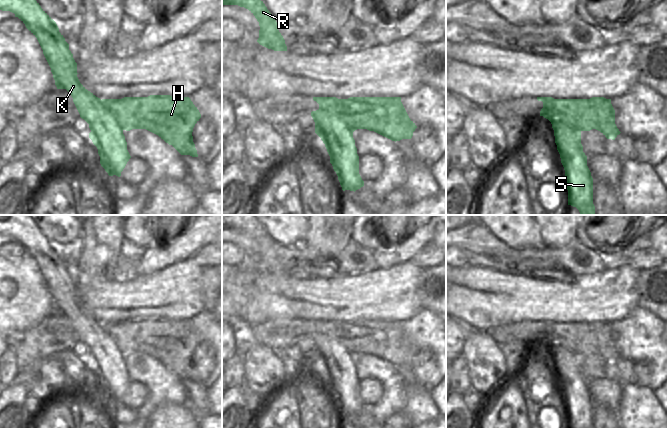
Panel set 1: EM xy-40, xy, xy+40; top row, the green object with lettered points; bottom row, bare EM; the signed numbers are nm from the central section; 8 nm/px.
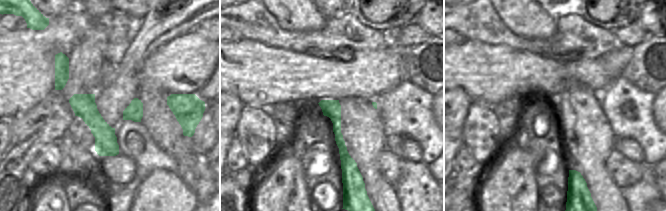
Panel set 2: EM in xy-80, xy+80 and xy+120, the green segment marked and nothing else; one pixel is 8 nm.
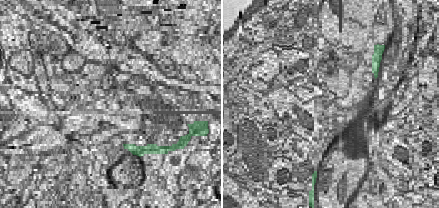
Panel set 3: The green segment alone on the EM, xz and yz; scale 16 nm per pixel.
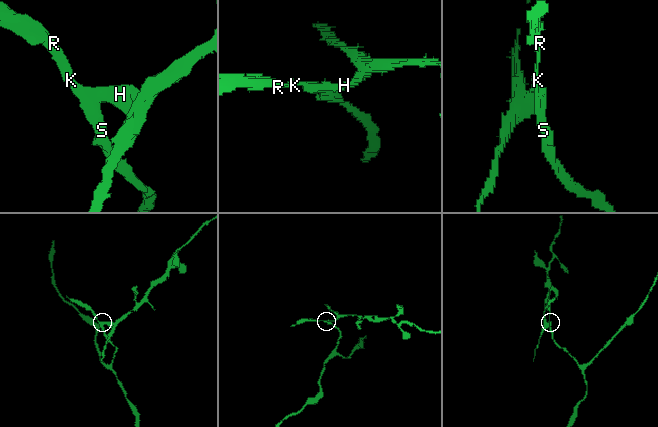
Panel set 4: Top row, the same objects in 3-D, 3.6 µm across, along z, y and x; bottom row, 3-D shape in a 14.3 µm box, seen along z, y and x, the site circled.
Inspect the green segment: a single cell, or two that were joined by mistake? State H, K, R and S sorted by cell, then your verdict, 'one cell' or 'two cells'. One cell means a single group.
H / K R S; two cells

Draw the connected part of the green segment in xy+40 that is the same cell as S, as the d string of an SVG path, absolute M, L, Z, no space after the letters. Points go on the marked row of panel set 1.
M549 116L555 143L565 170L568 205L576 207L581 215L596 215L593 204L593 178L587 166L587 156L581 144L581 130Z

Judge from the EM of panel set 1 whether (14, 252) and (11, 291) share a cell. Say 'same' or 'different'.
different

